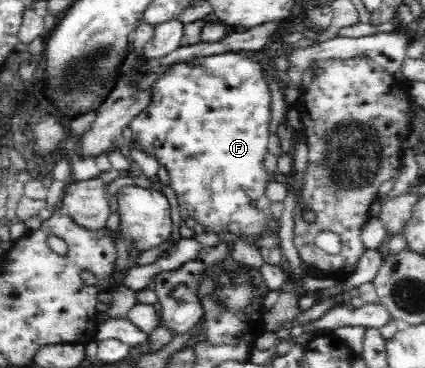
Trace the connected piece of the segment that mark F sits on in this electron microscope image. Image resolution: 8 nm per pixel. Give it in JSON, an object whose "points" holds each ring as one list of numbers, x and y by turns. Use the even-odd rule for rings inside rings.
{"points":[[225,52,170,65,151,85,152,102,130,122,134,148,146,155,152,154,165,166,180,208,185,208,189,217,202,224,205,233,234,233,259,249,255,247,257,236,267,227,279,230,278,221,271,217,269,205,264,202,265,186,273,178,266,173,269,169,266,152,270,138,271,94,261,65,241,53],[251,200,262,202,252,206]]}

